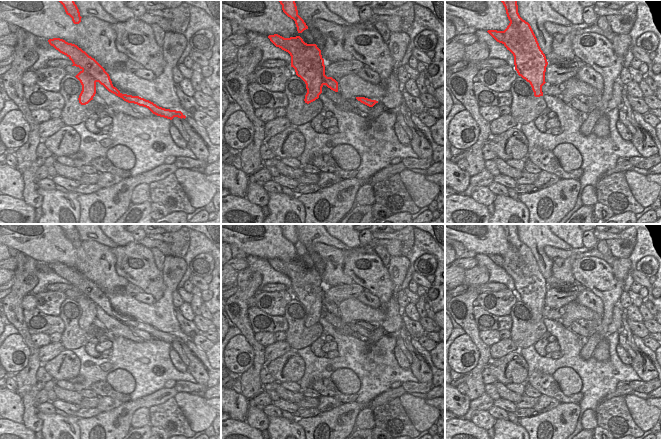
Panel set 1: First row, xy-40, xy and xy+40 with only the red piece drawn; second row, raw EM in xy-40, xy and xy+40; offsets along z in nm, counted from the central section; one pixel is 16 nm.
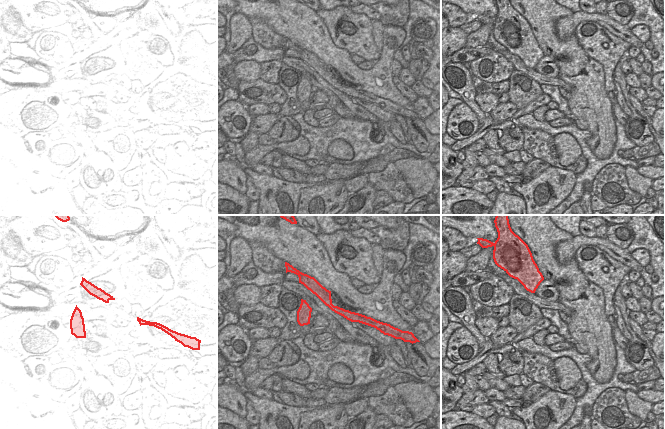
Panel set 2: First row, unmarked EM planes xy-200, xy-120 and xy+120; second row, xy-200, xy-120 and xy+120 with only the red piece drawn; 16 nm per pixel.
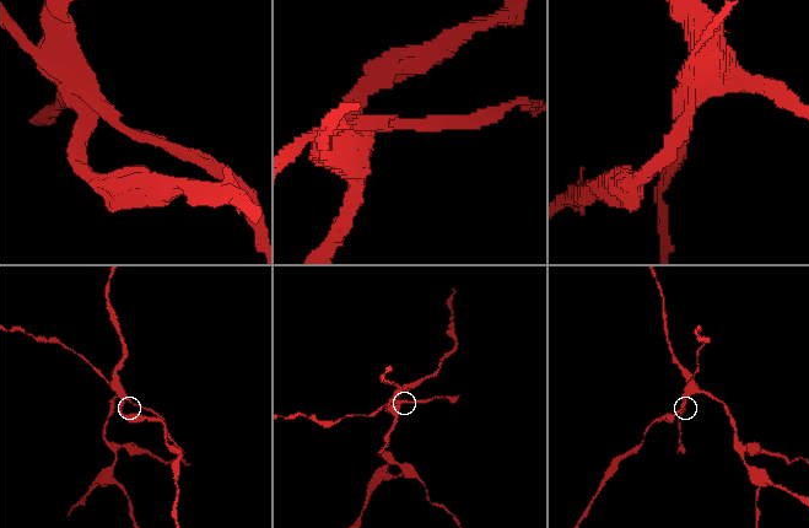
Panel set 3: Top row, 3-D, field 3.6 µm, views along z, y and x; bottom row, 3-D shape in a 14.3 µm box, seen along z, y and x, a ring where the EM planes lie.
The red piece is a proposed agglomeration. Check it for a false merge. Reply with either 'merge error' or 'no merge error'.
merge error

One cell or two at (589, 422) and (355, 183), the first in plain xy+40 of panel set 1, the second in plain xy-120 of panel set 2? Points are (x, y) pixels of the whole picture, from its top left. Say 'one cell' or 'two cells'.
one cell

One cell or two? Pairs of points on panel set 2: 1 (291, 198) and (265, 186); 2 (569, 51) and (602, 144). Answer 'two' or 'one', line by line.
1: one
2: one

